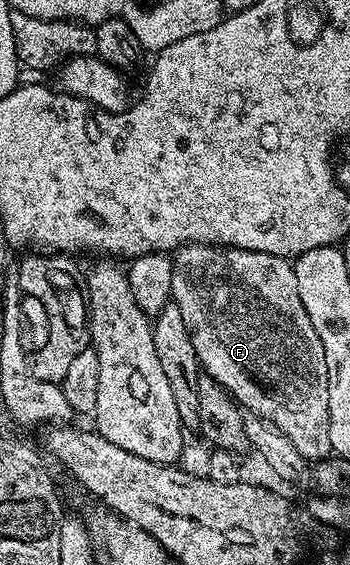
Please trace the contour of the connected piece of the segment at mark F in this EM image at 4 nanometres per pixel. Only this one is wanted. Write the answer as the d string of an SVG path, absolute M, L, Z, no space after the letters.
M188 243L185 247L177 248L172 256L173 272L171 273L171 302L179 309L179 313L183 313L183 325L187 325L187 333L191 333L191 345L195 345L195 353L197 360L201 363L204 374L210 375L216 380L217 384L225 388L234 400L248 414L257 415L260 419L266 419L271 425L275 425L275 429L279 433L283 433L287 437L287 441L291 441L291 445L295 445L295 449L299 449L299 453L307 461L324 461L333 455L333 446L331 445L331 437L329 436L329 410L327 409L327 397L329 396L329 382L327 381L327 357L323 349L323 341L319 341L319 333L315 333L315 325L311 325L311 317L307 317L307 309L303 309L303 301L299 301L299 284L295 282L295 273L293 272L292 262L288 258L272 255L271 253L263 253L262 251L248 251L247 249L239 249L238 247L219 247L207 243Z

